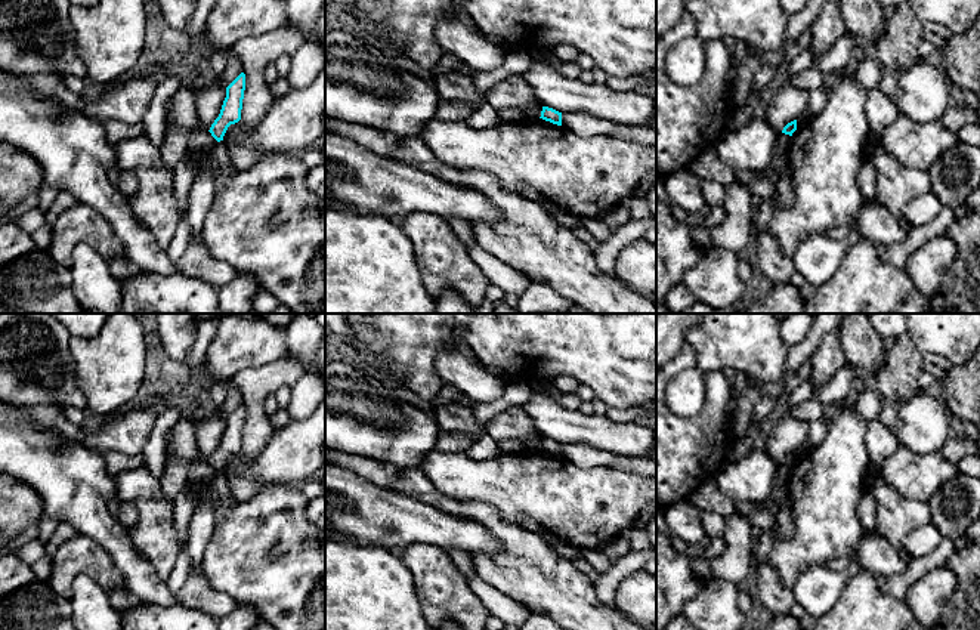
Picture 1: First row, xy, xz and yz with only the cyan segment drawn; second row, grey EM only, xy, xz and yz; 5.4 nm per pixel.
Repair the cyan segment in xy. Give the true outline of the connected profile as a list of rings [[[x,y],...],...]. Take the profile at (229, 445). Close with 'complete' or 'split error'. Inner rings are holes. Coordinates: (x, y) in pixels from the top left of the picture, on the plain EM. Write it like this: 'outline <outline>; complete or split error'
outline [[[241,404],[228,419],[219,448],[210,458],[211,467],[220,473],[231,455],[241,451],[242,430],[245,421],[245,405]]]; complete

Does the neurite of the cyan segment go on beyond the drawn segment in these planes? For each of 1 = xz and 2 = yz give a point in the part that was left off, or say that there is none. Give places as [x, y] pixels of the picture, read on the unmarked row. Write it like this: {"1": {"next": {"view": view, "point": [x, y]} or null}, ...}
{"1": {"next": null}, "2": {"next": null}}

